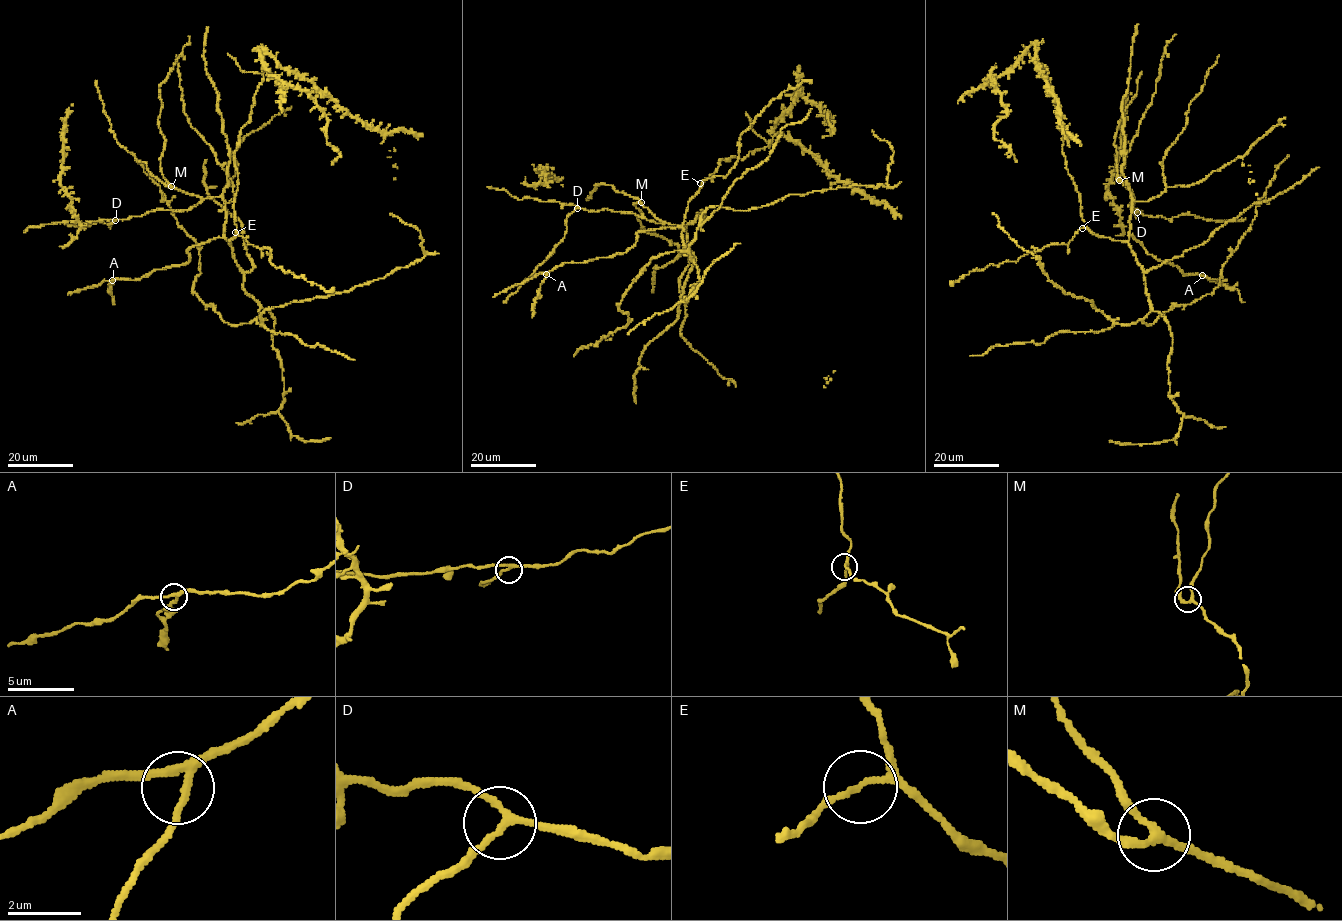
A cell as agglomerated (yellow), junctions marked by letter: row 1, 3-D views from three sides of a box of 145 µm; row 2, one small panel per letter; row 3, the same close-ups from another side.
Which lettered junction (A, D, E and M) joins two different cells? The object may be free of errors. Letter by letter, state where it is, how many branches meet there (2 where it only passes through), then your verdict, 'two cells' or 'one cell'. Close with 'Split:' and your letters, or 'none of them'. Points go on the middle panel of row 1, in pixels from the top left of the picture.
A: at (546, 274); 3 branches meet; one cell
D: at (577, 208); 3 branches meet; one cell
E: at (700, 183); 3 branches meet; one cell
M: at (641, 202); 3 branches meet; one cell
Split: none of them

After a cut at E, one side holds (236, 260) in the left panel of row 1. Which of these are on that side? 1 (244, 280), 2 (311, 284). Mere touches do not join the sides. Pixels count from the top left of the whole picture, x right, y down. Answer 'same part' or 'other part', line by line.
1: same part
2: other part

